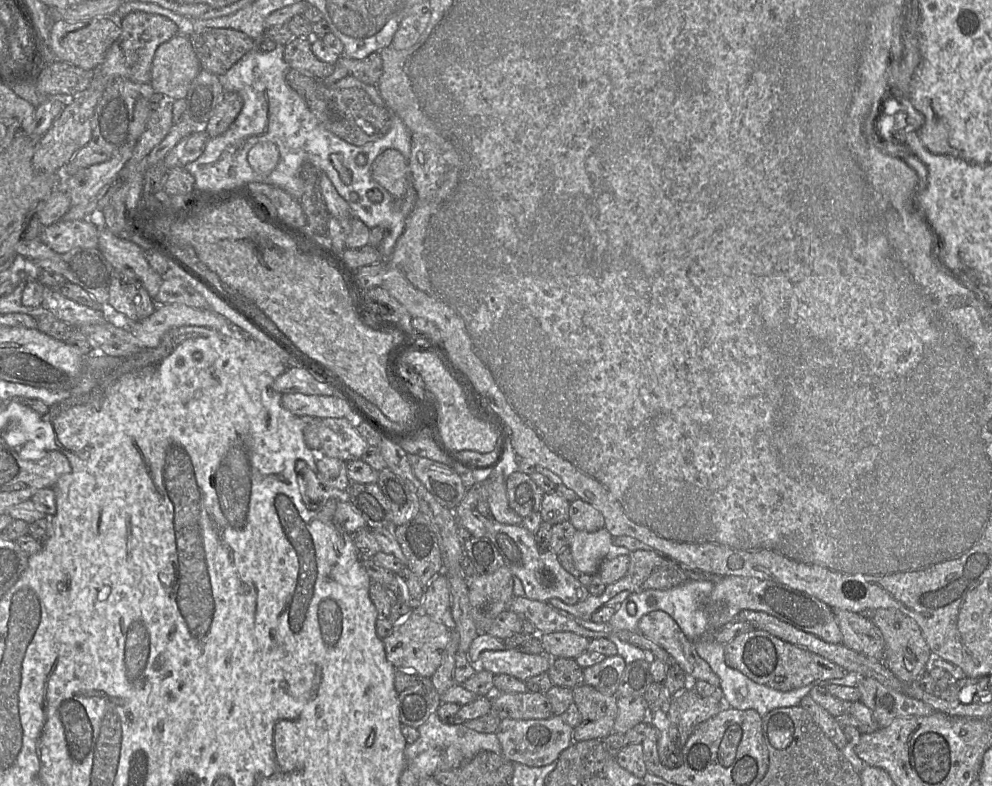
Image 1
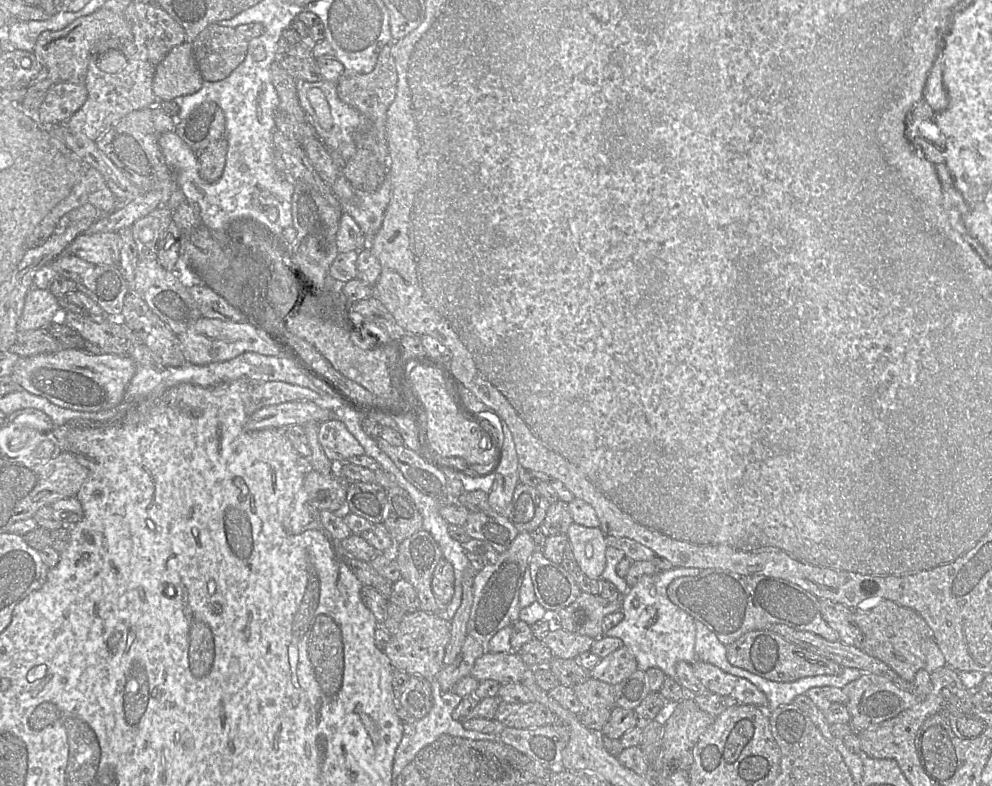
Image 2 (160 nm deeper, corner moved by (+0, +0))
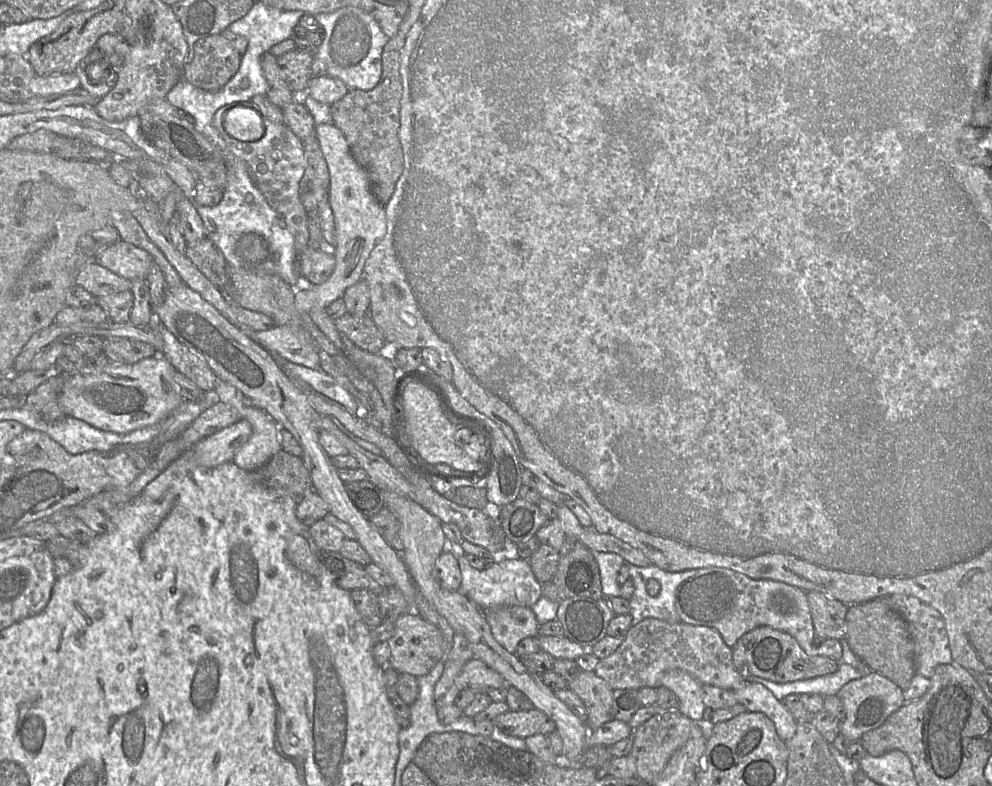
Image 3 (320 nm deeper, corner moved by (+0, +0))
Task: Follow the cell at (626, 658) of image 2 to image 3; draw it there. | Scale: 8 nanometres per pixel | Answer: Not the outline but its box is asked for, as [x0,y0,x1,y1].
[594,618,747,690]

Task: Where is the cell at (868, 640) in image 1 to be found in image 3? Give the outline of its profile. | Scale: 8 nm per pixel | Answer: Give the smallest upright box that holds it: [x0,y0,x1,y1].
[807,591,849,646]

